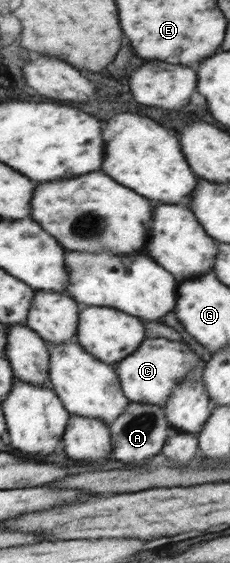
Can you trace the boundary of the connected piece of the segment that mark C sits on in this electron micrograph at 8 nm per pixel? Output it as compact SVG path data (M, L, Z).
M147 338L135 353L117 362L115 367L120 385L130 402L164 407L177 385L188 380L203 381L199 364L203 366L201 358L193 350L189 350L185 344L165 340L165 338Z

